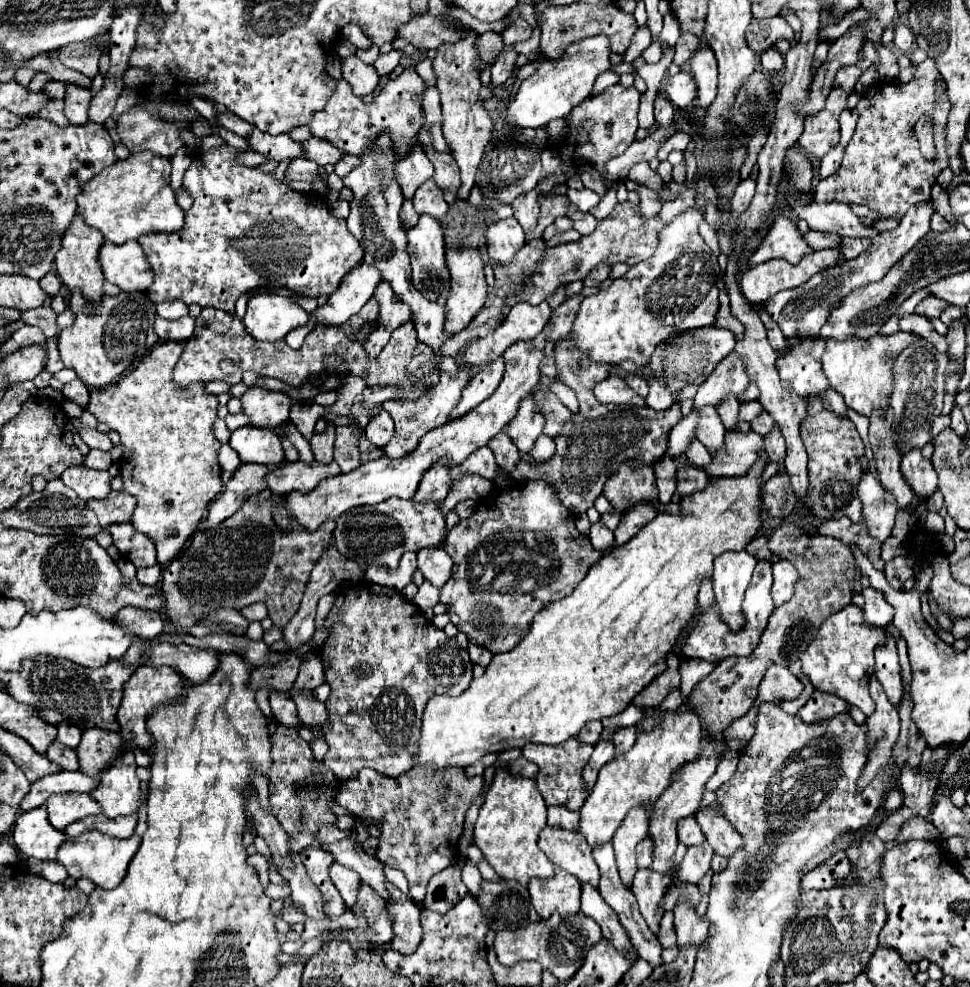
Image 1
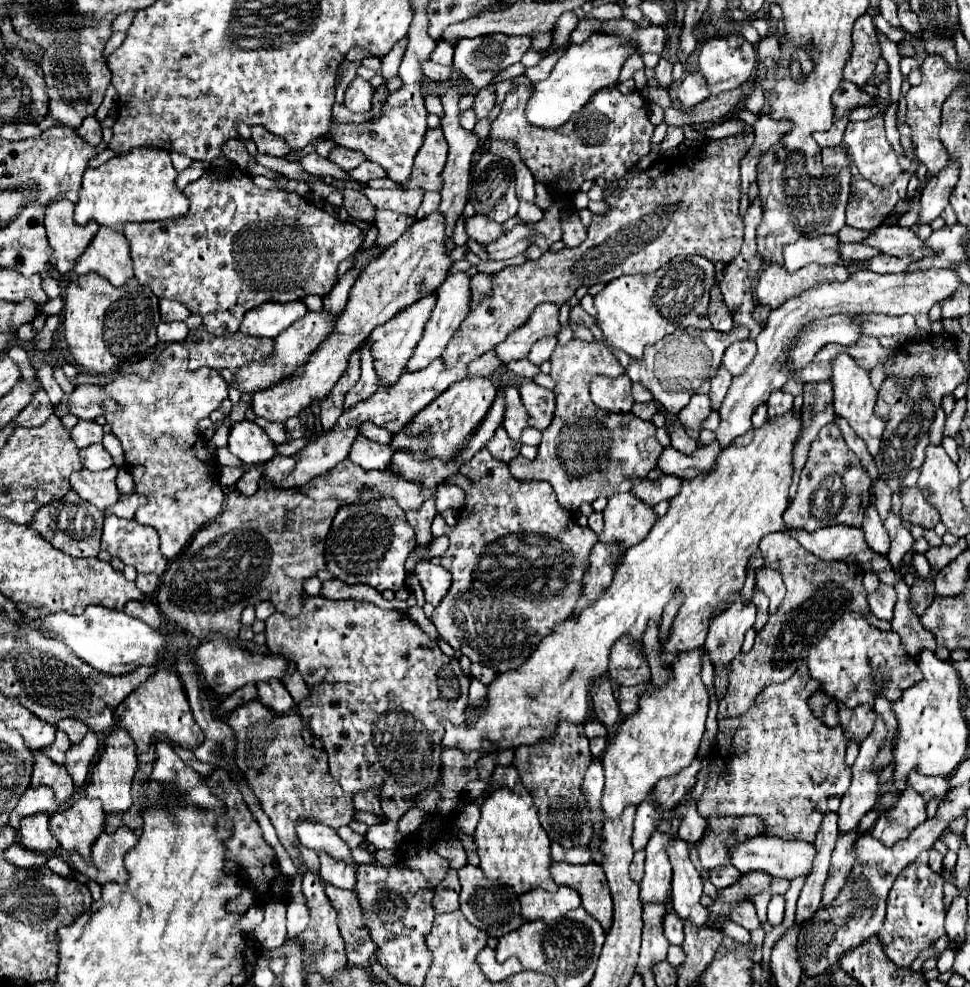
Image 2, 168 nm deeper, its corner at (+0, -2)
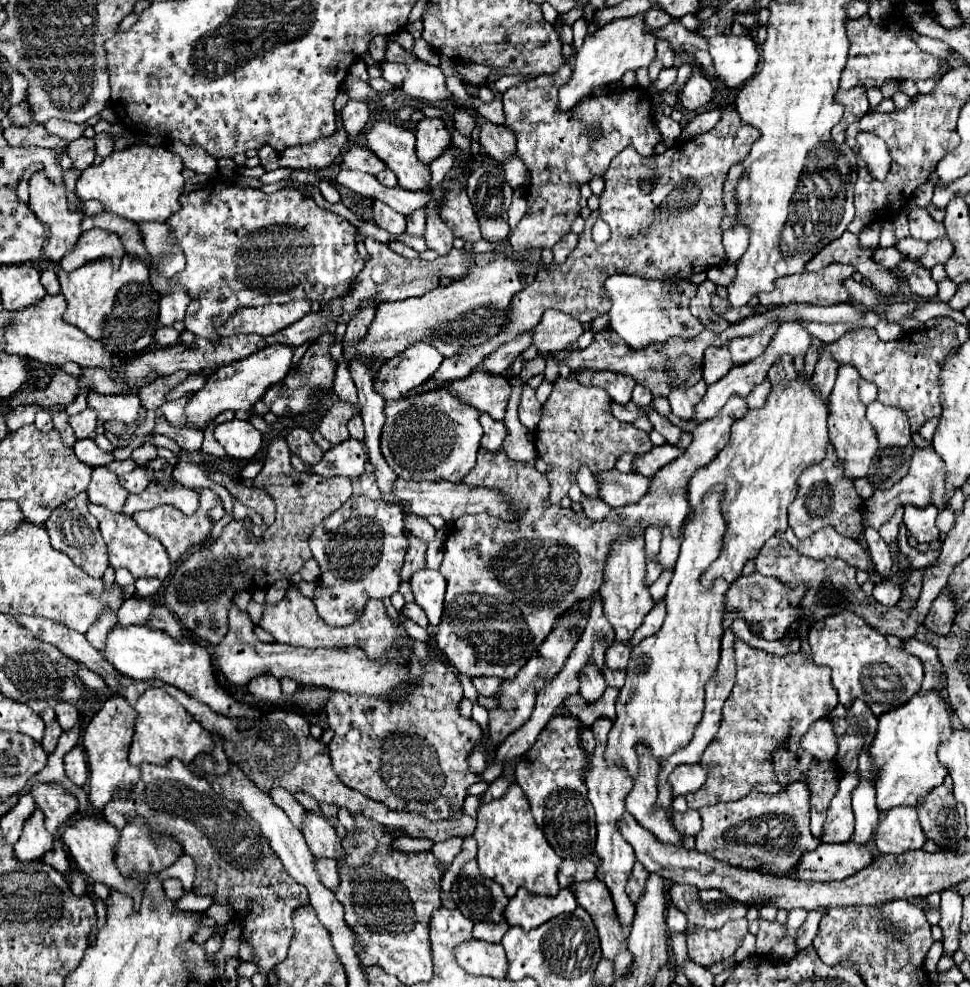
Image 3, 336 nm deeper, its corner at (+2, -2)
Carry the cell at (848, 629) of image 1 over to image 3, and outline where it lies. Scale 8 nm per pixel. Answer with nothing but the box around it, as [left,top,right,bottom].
[809,612,921,716]

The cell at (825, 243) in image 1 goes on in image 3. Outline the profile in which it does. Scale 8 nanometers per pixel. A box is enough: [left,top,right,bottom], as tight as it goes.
[873,248,905,268]

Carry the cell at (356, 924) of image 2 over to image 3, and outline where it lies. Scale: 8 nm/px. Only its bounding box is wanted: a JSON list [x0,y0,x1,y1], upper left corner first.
[315,860,339,892]

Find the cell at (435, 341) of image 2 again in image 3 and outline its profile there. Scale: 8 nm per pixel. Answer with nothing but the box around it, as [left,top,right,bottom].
[375,342,441,400]

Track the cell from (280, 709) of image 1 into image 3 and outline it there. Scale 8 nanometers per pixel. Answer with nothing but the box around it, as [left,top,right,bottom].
[247,674,281,702]

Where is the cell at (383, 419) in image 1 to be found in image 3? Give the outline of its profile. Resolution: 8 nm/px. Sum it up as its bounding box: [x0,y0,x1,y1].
[347,416,365,440]

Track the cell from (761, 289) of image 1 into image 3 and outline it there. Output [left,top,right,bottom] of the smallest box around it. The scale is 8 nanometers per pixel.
[761,264,855,306]

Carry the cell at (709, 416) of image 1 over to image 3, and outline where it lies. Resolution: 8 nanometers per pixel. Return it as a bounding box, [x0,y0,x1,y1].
[669,380,707,420]

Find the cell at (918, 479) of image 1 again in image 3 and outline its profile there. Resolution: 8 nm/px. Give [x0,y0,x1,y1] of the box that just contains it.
[903,504,939,544]

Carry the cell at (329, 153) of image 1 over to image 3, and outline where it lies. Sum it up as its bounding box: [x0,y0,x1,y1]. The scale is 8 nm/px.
[339,146,385,174]

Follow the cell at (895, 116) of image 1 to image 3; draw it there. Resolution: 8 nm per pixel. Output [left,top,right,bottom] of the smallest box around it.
[857,132,891,180]

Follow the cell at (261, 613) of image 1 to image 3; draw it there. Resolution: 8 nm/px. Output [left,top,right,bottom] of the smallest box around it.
[265,580,289,604]

